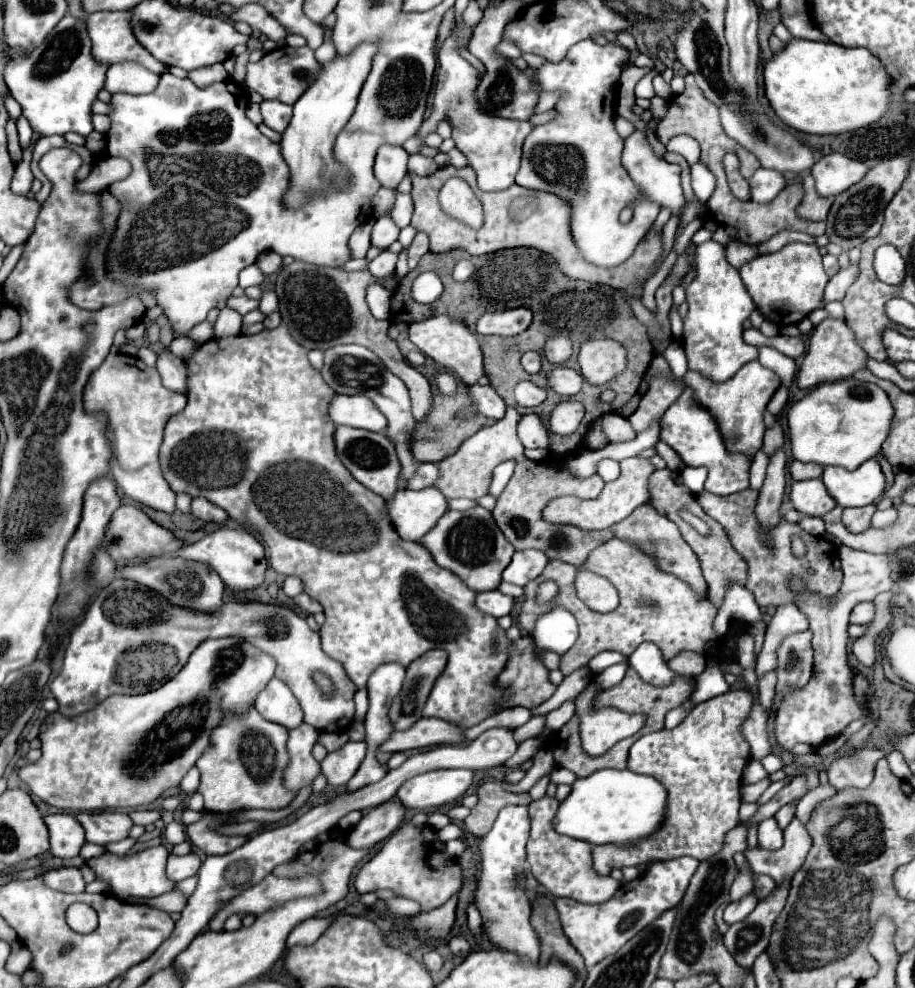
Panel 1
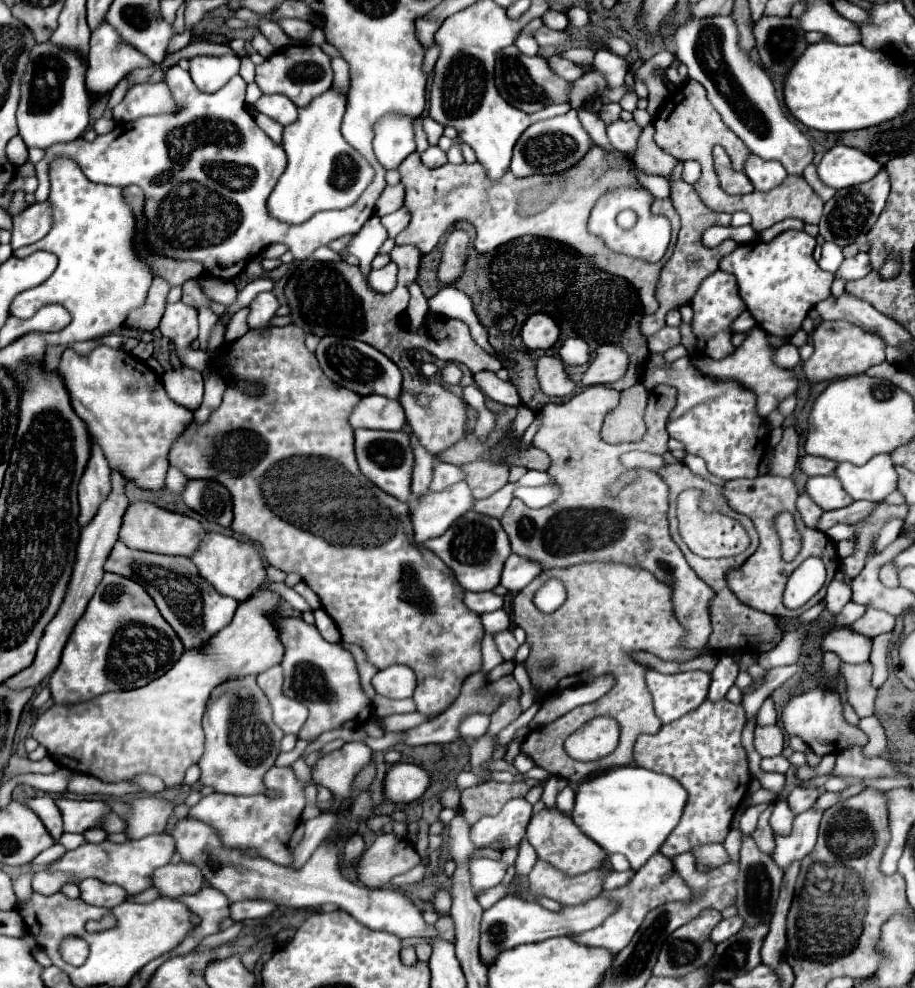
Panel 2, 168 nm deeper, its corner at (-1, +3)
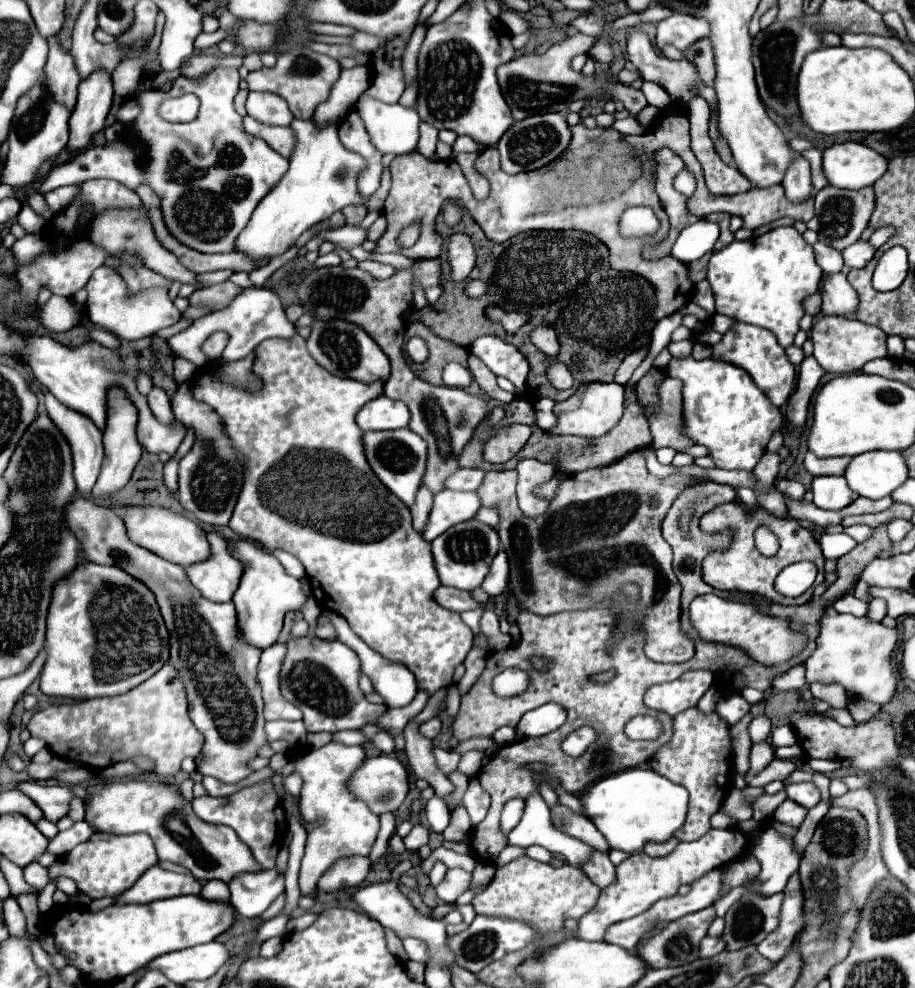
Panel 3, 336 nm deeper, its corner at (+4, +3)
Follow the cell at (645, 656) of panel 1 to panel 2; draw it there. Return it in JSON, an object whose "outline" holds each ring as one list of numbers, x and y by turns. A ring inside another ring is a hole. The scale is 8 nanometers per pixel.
{"outline":[[646,669,646,683,654,695,654,709,662,723,672,723,694,711,708,695,710,673,706,671,686,671,664,675,656,669]]}

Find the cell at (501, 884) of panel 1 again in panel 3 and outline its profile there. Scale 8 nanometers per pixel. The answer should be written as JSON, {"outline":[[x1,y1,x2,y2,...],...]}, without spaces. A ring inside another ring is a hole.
{"outline":[[471,779,469,789,467,789,465,797,463,797,463,805,465,805,465,809,467,809,473,825,477,825,479,821,485,819,487,809,489,809,489,795,481,789,481,785,479,785,477,779]]}

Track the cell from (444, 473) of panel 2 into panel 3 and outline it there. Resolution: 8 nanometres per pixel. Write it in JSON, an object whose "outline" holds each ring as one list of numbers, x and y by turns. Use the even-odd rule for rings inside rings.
{"outline":[[459,469,445,481,445,487,455,491,477,491,483,485,483,479,483,469]]}

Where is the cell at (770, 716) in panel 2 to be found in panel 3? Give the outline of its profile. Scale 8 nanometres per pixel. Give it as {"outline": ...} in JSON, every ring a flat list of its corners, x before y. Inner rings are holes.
{"outline":[[759,715,749,723,749,735,751,735,753,743,765,741,769,737,769,733,771,733,771,723,765,715]]}

